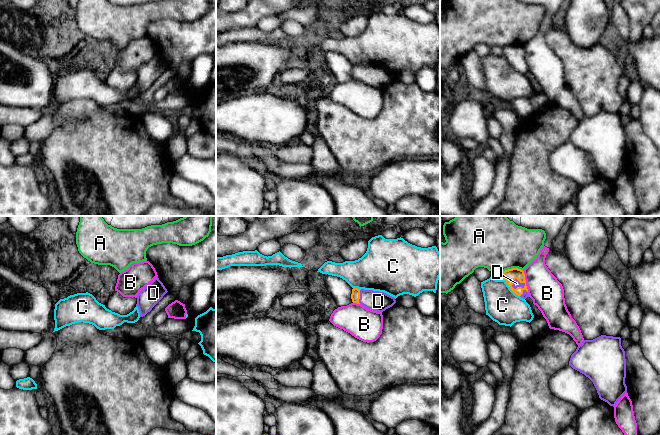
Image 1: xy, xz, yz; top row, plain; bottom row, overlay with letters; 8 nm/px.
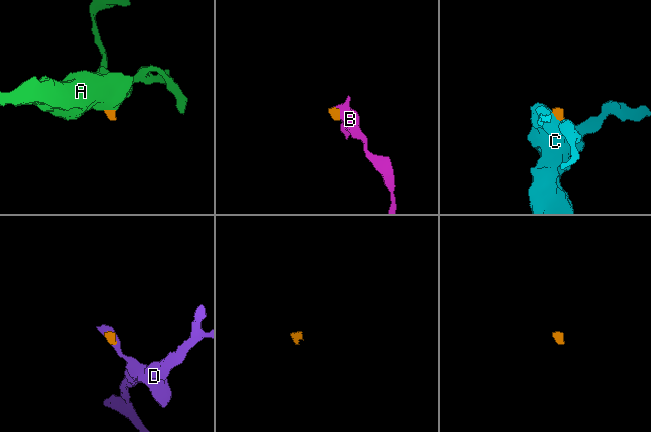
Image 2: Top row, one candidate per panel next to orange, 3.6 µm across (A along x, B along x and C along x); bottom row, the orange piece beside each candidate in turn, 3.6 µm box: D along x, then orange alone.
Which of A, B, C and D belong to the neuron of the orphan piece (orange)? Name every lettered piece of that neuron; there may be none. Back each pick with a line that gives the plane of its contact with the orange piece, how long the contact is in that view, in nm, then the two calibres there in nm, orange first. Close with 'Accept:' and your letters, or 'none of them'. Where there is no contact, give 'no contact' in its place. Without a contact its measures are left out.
D: contact in yz; length 160 nm; calibres 100 and 50 nm
Accept: D

